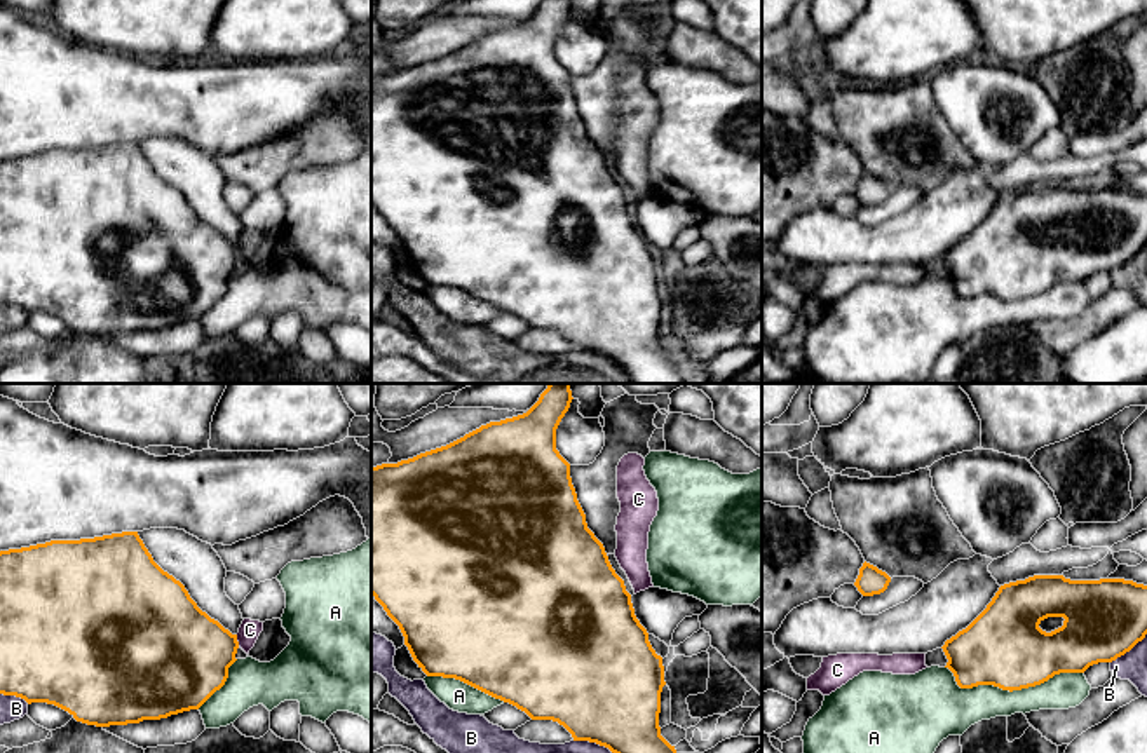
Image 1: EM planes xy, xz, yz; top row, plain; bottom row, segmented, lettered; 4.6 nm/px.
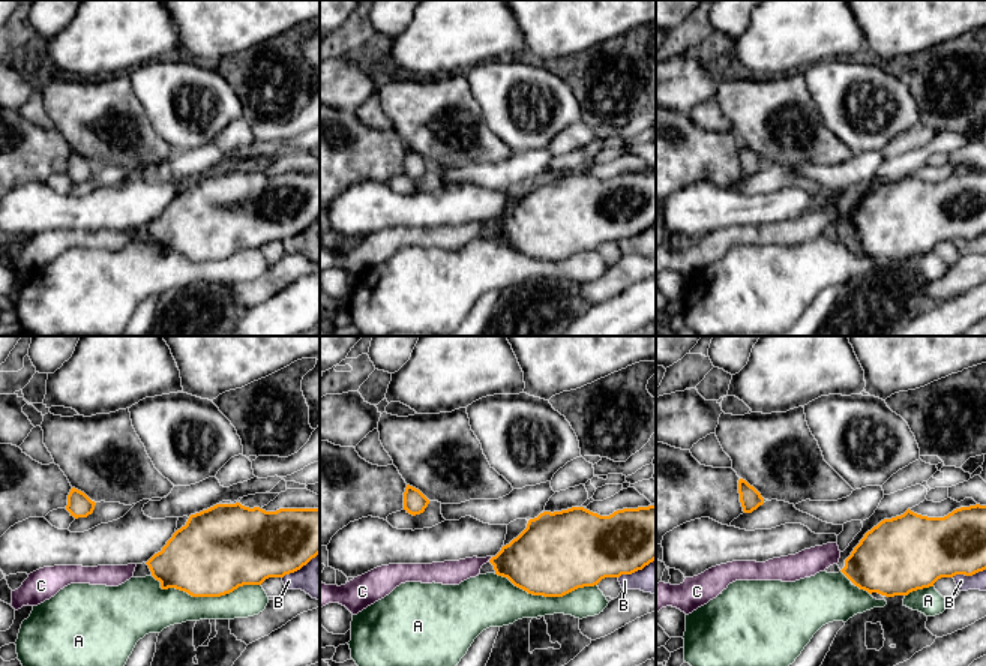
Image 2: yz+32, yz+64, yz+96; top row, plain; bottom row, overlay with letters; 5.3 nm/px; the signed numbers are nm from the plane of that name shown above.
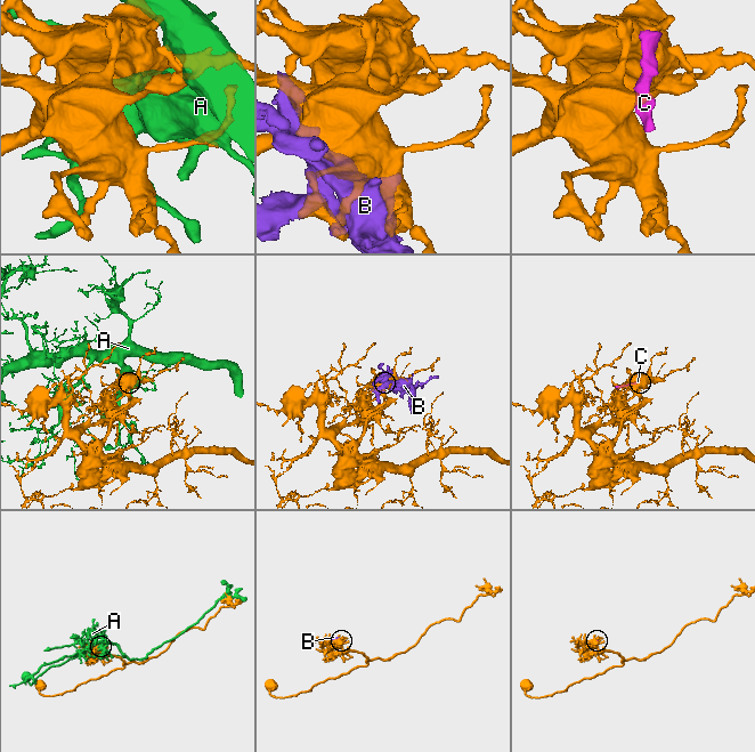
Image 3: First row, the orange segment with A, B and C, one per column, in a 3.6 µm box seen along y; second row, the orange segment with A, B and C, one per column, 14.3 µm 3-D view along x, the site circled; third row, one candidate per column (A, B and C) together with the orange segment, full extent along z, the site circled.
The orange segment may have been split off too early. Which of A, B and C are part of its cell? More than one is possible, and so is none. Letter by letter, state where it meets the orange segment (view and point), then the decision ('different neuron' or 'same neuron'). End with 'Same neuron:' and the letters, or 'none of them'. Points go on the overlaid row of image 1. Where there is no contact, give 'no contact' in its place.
A: contact yz (1011, 691); different neuron
B: contact xz (593, 741); different neuron
C: contact xy (236, 640); different neuron
Same neuron: none of them

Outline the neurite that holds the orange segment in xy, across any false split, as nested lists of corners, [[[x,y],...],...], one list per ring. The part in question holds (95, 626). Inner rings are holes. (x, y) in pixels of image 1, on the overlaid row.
[[[138,532],[0,551],[0,694],[47,702],[77,722],[110,727],[199,709],[237,661],[237,634],[202,612],[152,558]]]

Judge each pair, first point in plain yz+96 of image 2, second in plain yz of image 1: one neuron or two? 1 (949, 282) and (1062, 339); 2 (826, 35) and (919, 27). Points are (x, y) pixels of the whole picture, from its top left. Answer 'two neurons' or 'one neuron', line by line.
1: one neuron
2: one neuron

